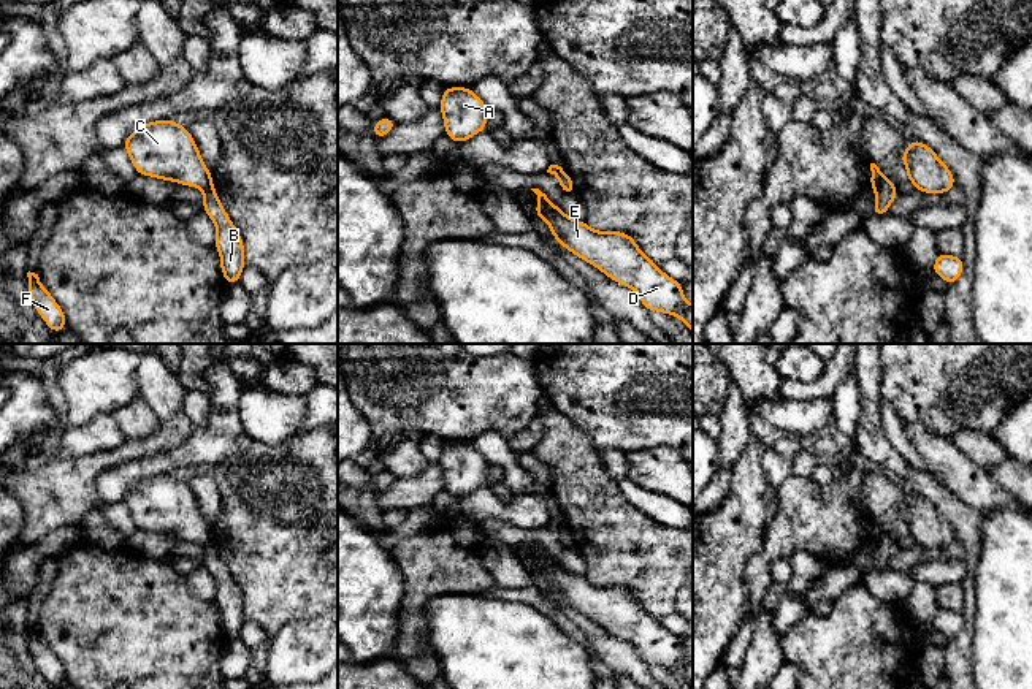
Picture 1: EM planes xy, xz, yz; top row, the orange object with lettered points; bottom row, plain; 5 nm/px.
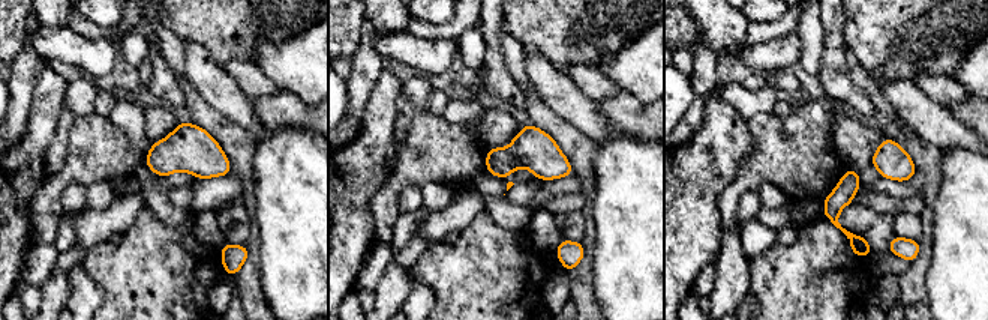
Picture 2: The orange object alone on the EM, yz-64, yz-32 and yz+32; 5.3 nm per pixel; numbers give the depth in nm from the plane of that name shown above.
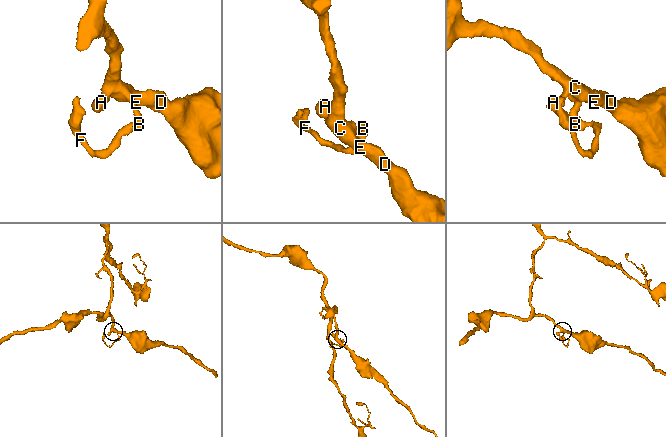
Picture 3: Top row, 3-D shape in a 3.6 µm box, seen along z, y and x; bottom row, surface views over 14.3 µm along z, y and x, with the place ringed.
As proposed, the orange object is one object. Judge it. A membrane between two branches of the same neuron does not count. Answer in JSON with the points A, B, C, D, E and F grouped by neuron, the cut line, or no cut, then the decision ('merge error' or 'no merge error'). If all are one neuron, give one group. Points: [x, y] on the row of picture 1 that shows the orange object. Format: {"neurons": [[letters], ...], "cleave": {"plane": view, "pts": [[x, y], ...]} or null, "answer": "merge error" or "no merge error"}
{"neurons": [["A", "C", "D", "E"], ["B", "F"]], "cleave": {"plane": "yz", "pts": [[886, 178], [875, 190]]}, "answer": "merge error"}

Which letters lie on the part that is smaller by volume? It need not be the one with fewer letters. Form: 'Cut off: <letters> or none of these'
Cut off: B, F

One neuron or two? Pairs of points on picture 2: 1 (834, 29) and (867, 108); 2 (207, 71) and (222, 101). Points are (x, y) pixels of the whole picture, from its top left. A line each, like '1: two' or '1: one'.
1: one
2: one

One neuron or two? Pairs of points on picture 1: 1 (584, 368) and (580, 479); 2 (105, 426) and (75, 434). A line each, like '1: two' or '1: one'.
1: two
2: one

